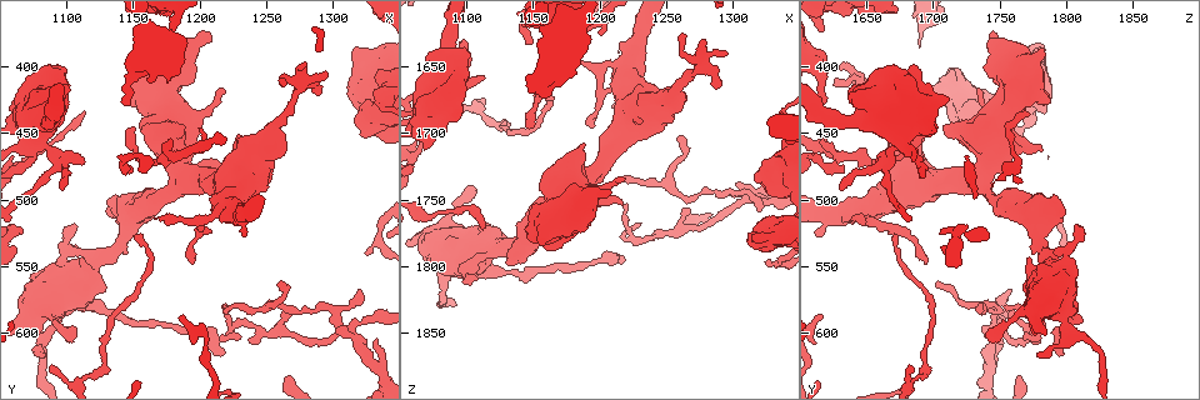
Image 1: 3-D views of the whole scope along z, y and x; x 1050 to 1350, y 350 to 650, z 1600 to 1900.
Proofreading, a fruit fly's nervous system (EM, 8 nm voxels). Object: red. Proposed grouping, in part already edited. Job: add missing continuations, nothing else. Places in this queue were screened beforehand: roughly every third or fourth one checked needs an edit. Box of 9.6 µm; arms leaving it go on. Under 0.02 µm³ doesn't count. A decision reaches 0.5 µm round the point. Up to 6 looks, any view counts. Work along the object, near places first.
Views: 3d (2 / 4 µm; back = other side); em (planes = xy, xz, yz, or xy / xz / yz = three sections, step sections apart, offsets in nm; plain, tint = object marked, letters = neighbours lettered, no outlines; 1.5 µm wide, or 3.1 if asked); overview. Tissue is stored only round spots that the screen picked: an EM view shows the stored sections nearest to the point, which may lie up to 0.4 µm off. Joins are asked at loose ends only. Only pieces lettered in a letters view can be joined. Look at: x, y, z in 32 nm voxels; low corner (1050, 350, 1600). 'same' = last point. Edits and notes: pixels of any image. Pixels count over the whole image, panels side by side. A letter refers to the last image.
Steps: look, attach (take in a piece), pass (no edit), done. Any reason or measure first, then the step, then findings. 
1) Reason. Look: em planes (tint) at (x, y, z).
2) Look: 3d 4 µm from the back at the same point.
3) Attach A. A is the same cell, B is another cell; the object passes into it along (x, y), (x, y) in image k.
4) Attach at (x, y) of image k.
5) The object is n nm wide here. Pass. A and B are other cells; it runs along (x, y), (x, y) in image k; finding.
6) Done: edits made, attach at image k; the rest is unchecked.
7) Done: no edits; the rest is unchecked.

An open end. Look: em planes (letters) at (1142, 426, 1616).

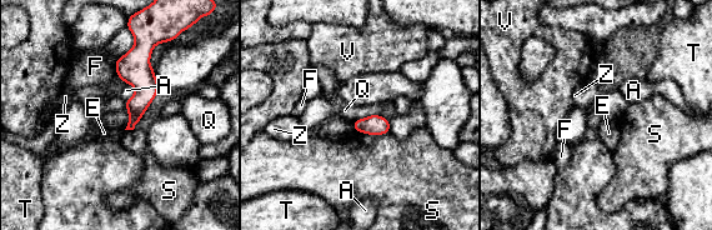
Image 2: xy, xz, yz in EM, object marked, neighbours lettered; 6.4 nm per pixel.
The object is 130 nm wide here; the longest contact is with S, 240 nm. Pass. A, E, F, Q, S, T, V and Z are other cells; none of them fits.

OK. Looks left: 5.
Thin end. Look: 3d 2 µm at (1150, 528, 1672).

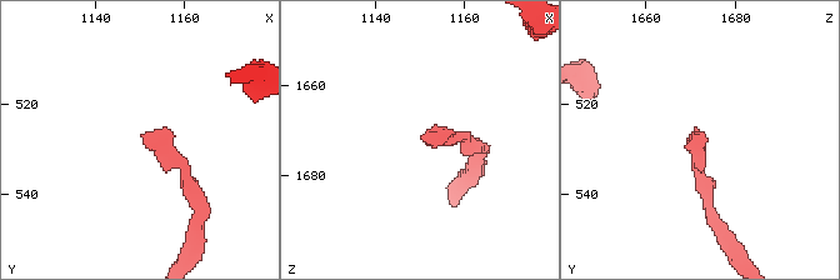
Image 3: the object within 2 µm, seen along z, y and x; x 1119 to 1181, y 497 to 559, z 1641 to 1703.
Shape alone is not enough. Look: em xz step 4 (letters) at (1151, 527, 1672).

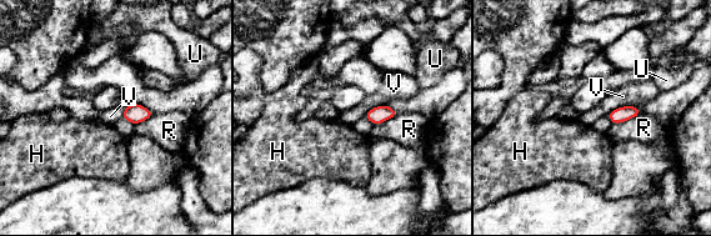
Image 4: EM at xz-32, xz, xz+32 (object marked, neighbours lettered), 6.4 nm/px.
Cut it another way. Look: em planes (letters) at the same point.

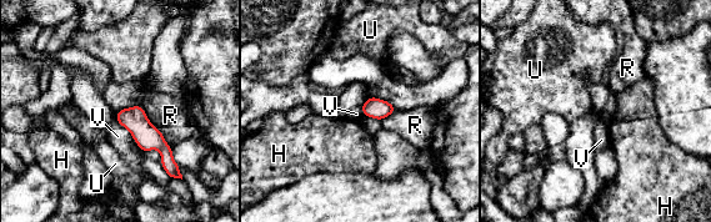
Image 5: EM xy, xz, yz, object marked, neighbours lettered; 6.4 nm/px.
Pass. H, R, U and V are other cells; a border runs along (116, 120), (145, 152) in image 5; no lettered piece goes on from it.

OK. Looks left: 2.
Tapers out. Look: 3d 2 µm at (1086, 626, 1686).

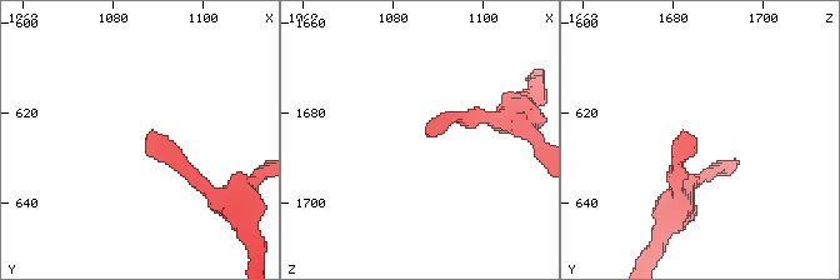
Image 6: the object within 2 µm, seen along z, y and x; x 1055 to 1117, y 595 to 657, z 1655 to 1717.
Shape alone is not enough. Look: em planes (letters) at (1086, 627, 1685).

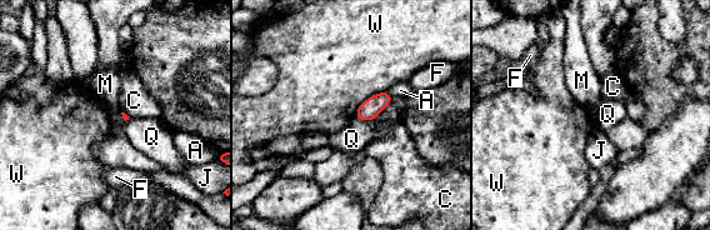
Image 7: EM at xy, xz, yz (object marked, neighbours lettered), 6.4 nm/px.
The longest contact is with W, 260 nm. Pass. A, C, F, J, M, Q and W are other cells; no lettered piece goes on from it.

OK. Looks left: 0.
Done: no edits; the rest is unchecked.

